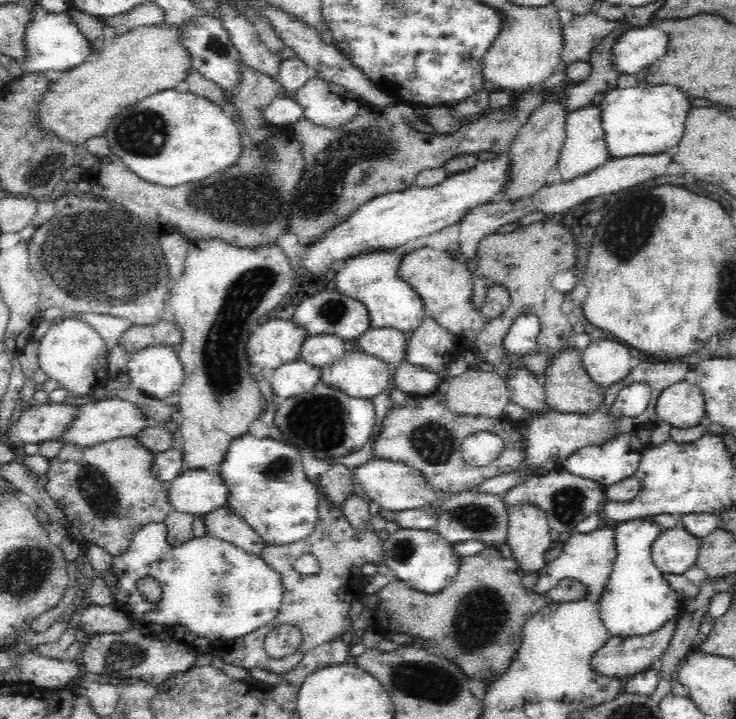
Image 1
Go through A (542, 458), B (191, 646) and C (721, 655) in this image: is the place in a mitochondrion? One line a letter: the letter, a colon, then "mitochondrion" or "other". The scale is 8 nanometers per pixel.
A: other
B: other
C: other

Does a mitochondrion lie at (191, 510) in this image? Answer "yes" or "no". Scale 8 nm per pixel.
no

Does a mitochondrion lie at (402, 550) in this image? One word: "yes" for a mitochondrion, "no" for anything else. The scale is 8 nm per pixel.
yes

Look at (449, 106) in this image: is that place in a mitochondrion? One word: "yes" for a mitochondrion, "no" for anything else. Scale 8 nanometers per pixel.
no

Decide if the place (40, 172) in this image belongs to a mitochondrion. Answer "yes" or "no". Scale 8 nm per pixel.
yes

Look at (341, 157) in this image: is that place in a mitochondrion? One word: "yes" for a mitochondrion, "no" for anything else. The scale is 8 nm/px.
yes

